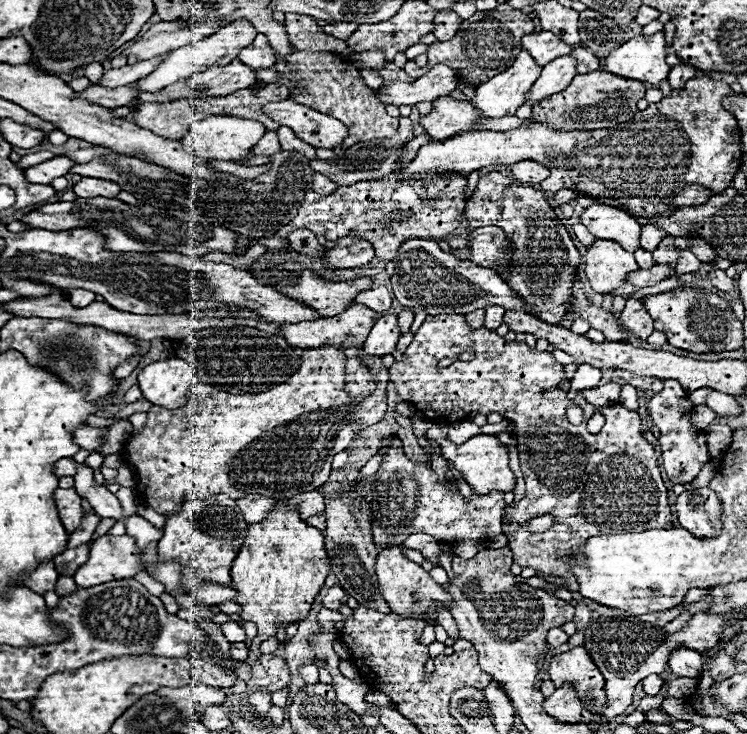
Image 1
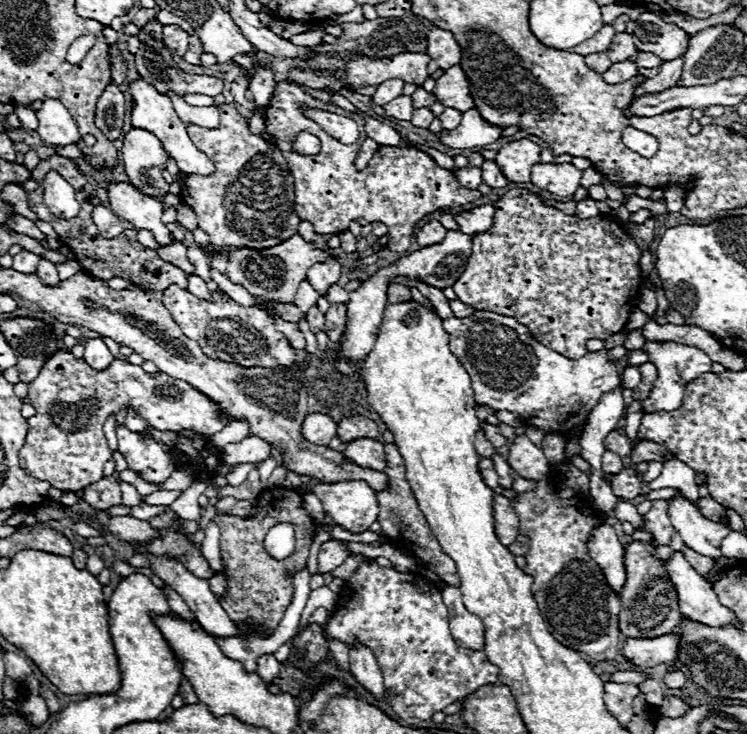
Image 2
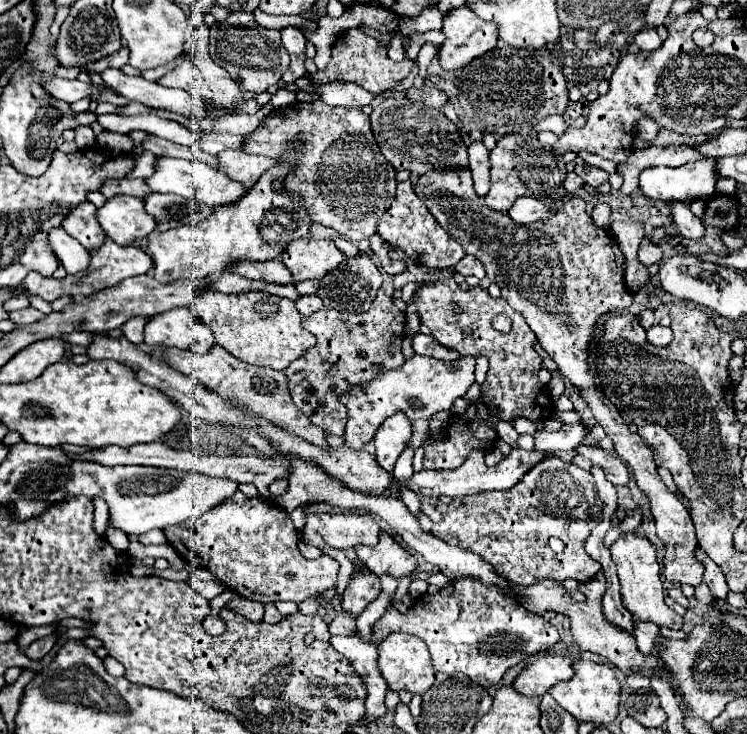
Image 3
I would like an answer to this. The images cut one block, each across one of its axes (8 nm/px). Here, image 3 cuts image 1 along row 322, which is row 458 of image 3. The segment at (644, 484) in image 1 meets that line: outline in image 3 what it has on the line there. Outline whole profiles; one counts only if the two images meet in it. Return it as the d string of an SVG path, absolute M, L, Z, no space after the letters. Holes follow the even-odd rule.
M450 278L450 280L440 280L440 282L434 282L434 284L428 284L428 286L420 288L416 304L418 304L418 310L420 310L422 324L426 324L432 330L432 336L438 344L442 344L446 348L452 348L452 350L458 350L462 356L486 356L486 358L490 358L490 370L488 370L488 376L482 384L482 394L480 394L478 404L470 404L464 414L451 415L448 428L446 428L446 438L436 440L432 444L426 442L424 460L422 460L426 470L454 470L454 468L460 468L464 464L470 450L482 450L482 452L490 450L498 440L498 432L496 432L498 420L514 422L516 418L526 418L526 420L532 420L532 422L540 422L540 420L548 420L552 416L554 404L552 404L552 400L546 392L546 386L540 384L540 380L538 380L538 370L542 368L542 358L534 350L536 338L534 338L534 332L530 330L530 326L526 326L524 318L516 310L512 310L508 304L506 304L506 316L514 324L512 332L510 334L500 334L490 324L496 314L504 312L504 300L502 298L496 300L496 298L488 296L488 292L482 290L482 288L462 290L454 282L454 278ZM454 308L460 308L462 314L456 316Z

